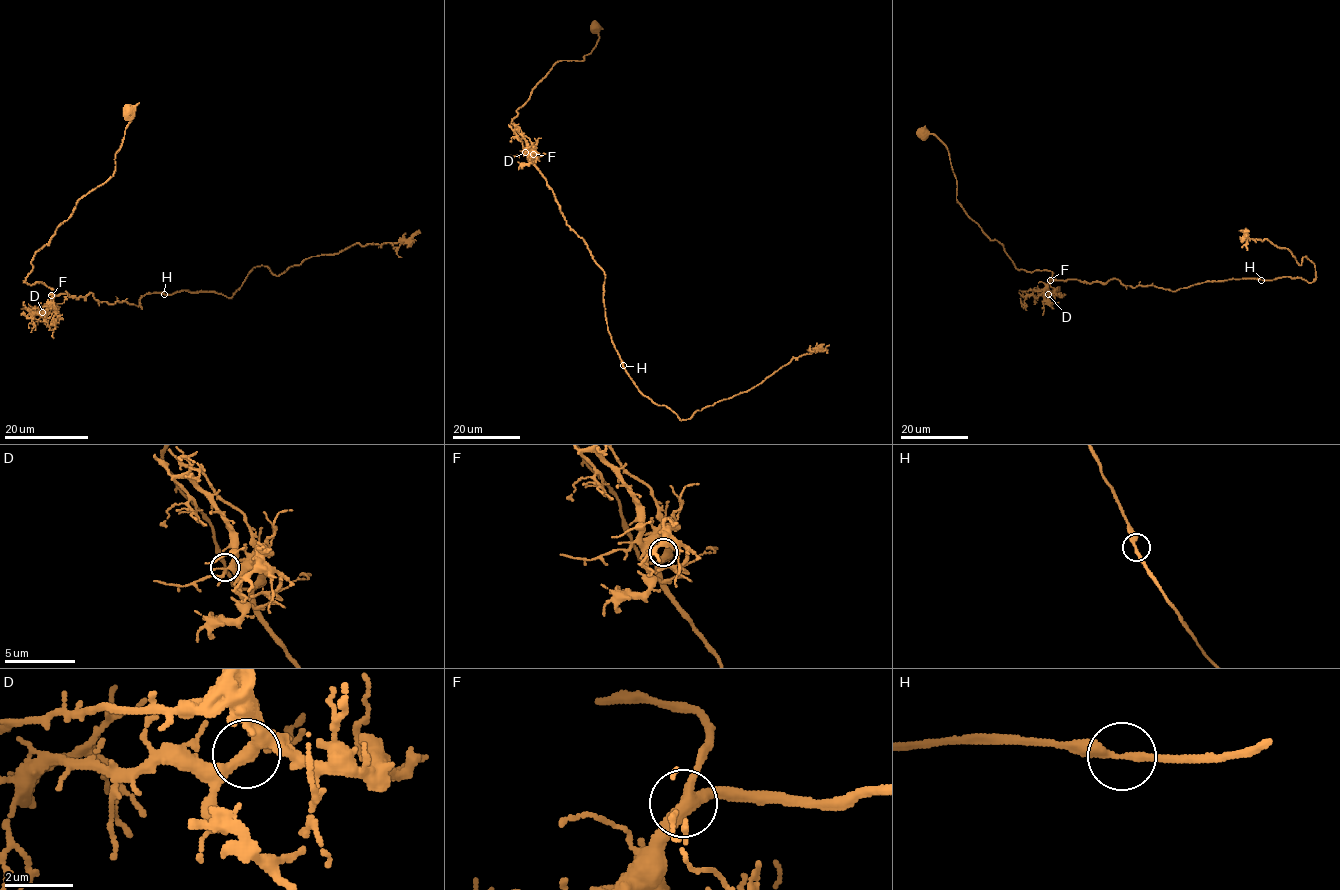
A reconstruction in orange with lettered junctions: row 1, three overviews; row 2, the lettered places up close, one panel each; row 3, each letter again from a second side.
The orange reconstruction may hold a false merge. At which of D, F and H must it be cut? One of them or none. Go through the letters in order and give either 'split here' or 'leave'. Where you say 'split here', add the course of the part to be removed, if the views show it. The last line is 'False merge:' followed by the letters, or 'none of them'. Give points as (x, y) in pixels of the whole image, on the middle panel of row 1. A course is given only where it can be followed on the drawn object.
D: leave
F: leave
H: leave
False merge: none of them

